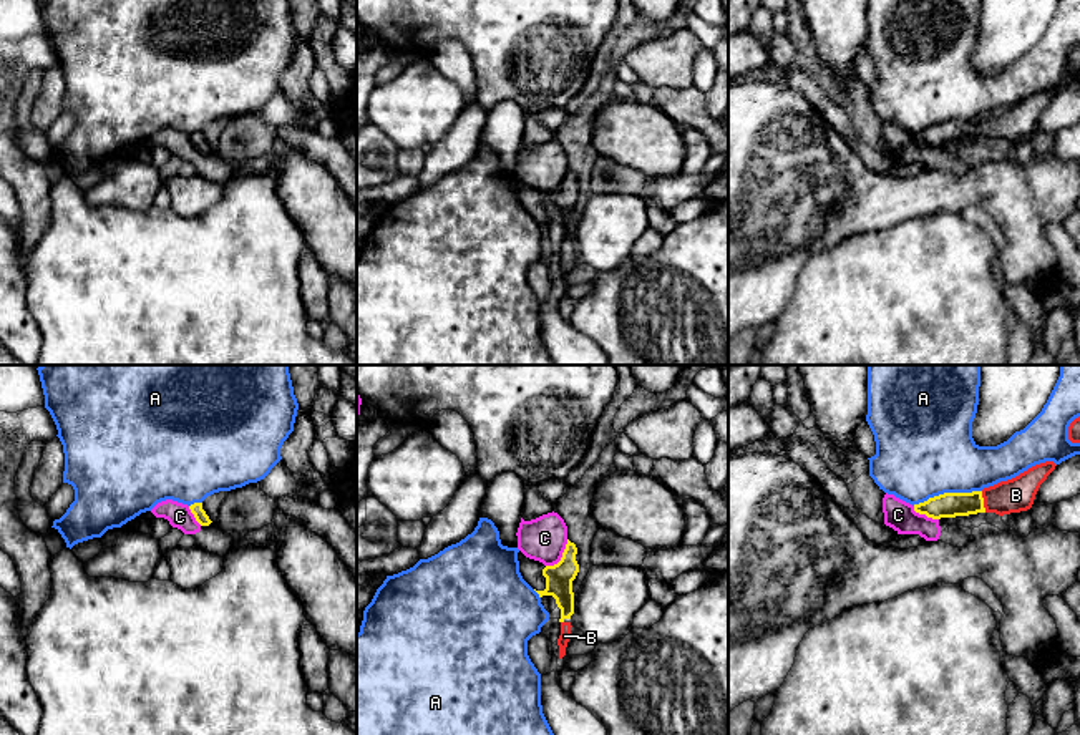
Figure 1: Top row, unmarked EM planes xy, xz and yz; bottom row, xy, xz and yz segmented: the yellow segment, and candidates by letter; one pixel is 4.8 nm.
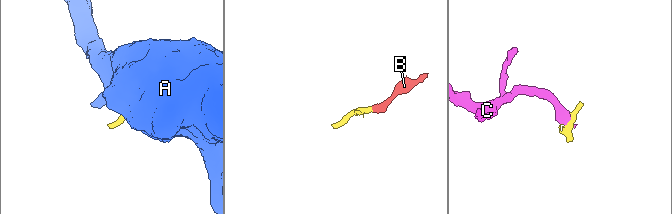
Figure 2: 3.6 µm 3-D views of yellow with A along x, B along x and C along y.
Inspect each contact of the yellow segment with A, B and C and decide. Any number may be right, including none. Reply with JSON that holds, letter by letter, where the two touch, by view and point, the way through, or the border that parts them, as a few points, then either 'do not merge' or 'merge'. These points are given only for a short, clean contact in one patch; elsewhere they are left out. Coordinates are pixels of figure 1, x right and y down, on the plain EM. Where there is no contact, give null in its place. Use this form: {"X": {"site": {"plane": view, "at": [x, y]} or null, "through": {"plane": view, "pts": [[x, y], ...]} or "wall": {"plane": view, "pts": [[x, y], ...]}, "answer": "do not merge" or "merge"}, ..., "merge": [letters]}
{"A": {"site": {"plane": "yz", "at": [946, 121]}, "wall": {"plane": "yz", "pts": [[981, 118], [944, 120], [913, 133]]}, "answer": "do not merge"}, "B": {"site": {"plane": "yz", "at": [982, 130]}, "through": {"plane": "yz", "pts": [[949, 133], [982, 130], [1016, 123]]}, "answer": "merge"}, "C": {"site": {"plane": "xz", "at": [563, 184]}, "wall": {"plane": "xz", "pts": [[568, 168], [563, 184], [546, 194]]}, "answer": "do not merge"}, "merge": ["B"]}

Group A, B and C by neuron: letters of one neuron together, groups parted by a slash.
A / B / C

